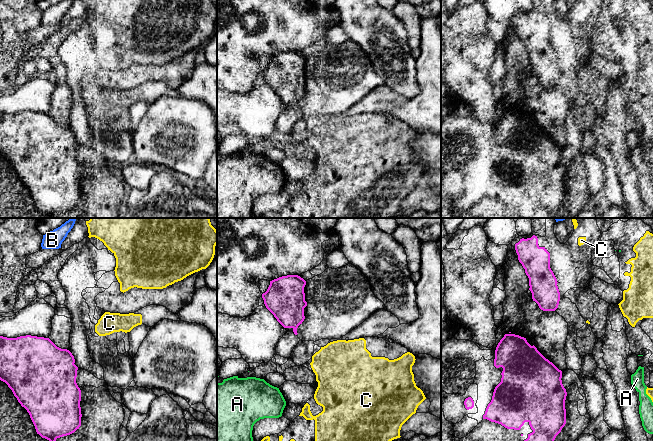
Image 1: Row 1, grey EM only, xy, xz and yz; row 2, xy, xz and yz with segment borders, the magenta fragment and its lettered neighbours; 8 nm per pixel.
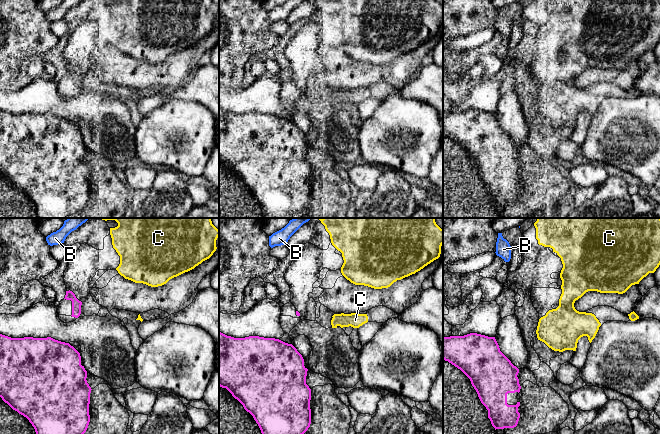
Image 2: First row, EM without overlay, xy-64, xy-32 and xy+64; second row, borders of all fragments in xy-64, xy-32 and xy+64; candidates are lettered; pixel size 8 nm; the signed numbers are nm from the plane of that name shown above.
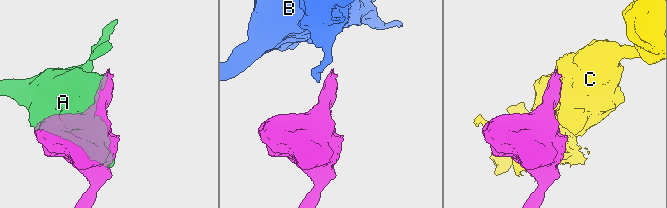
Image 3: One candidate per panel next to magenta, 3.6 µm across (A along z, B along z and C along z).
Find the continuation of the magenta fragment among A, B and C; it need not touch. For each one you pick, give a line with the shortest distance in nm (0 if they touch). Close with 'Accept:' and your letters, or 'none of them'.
Accept: none of them

